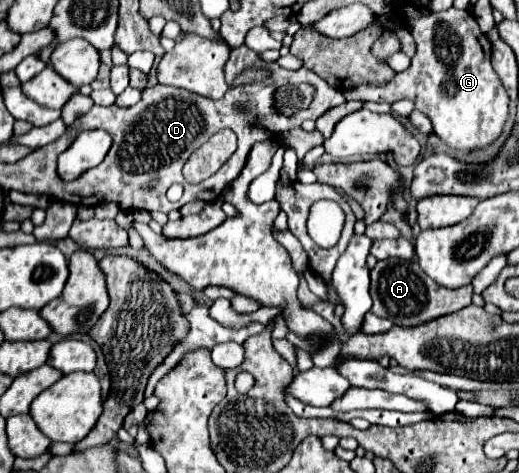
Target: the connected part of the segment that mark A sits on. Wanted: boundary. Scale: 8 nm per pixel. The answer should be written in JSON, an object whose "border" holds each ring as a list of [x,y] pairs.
{"border":[[[385,259],[377,261],[377,265],[371,269],[371,299],[373,299],[373,313],[379,317],[389,317],[397,325],[419,325],[425,321],[431,321],[435,317],[455,313],[467,305],[471,305],[473,287],[465,285],[459,289],[447,289],[439,287],[429,275],[421,271],[421,267],[415,261],[403,261],[403,259]]]}

